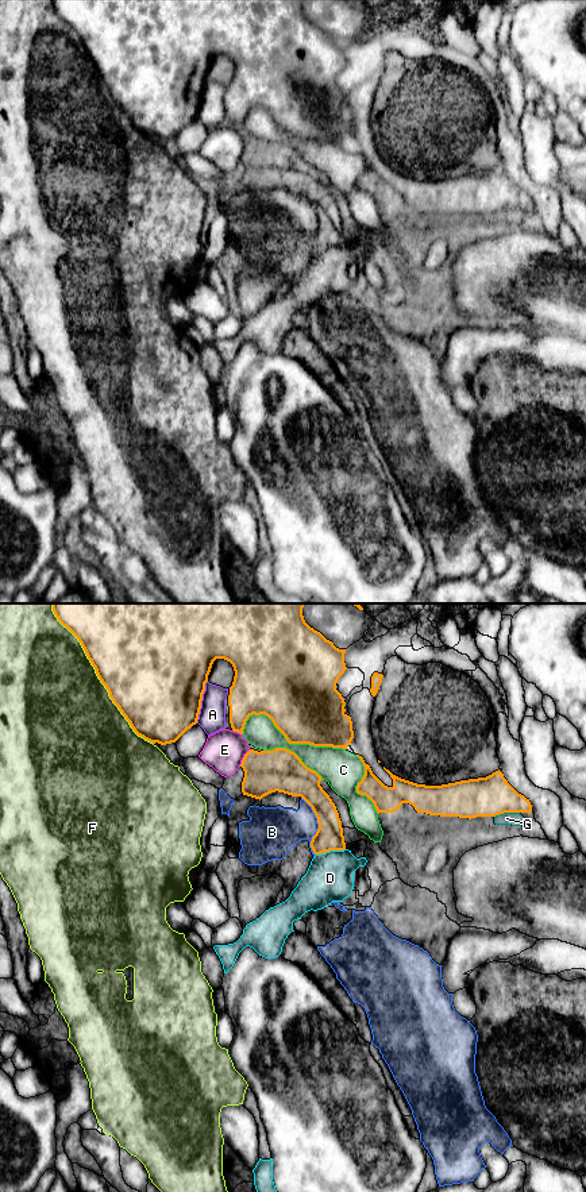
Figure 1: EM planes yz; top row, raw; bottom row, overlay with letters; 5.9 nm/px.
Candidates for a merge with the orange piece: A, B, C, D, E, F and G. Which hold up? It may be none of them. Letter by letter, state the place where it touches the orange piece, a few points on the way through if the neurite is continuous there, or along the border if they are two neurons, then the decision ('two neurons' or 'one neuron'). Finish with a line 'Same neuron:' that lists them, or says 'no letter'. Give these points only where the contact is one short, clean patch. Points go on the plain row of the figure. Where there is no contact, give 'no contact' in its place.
A: meets orange in yz at (200, 97); two neurons
B: meets orange in yz at (319, 222); two neurons
C: meets orange in yz at (289, 138); two neurons
D: meets orange in yz at (330, 245); border along yz (344, 243), (316, 250); two neurons
E: meets orange in yz at (243, 153); two neurons
F: meets orange in yz at (99, 73); two neurons
G: meets orange in yz at (507, 207); two neurons
Same neuron: no letter

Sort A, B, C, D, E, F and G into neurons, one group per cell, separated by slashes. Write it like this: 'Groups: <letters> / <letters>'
Groups: A C / B / D G / E / F

